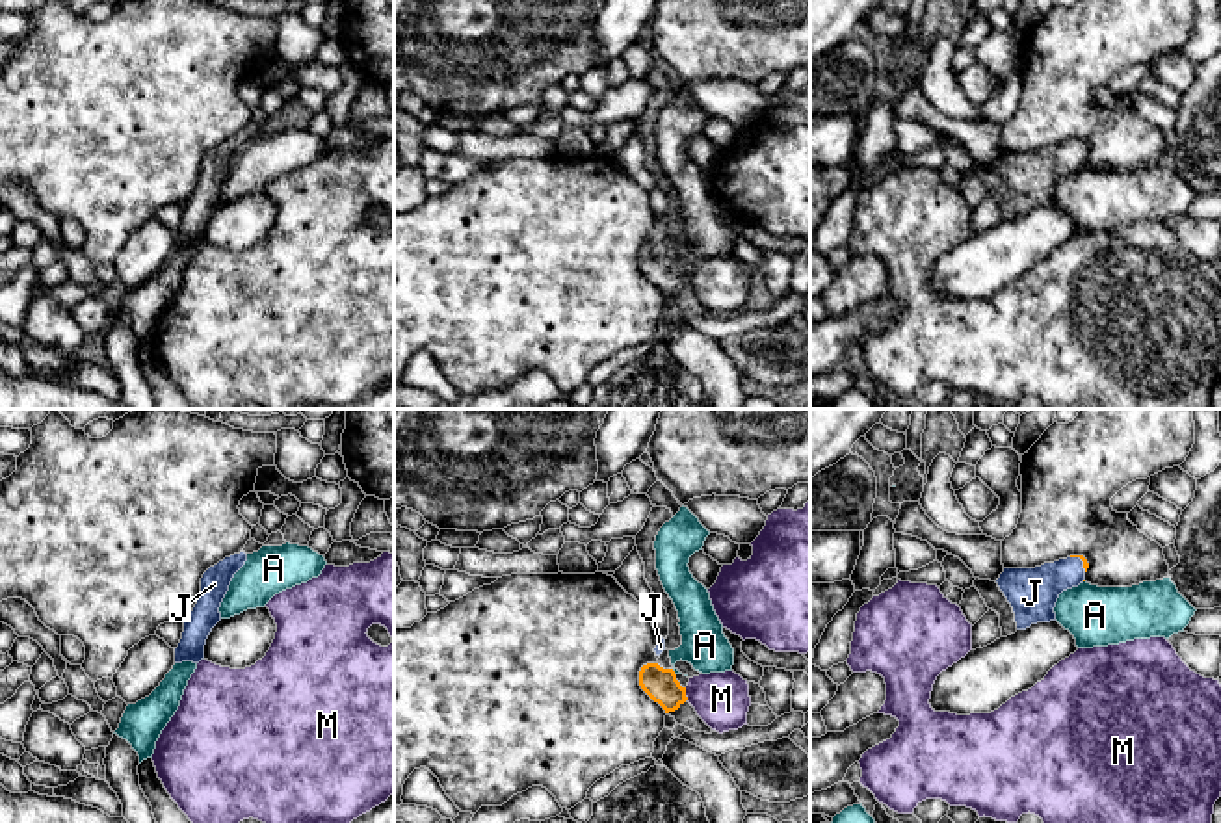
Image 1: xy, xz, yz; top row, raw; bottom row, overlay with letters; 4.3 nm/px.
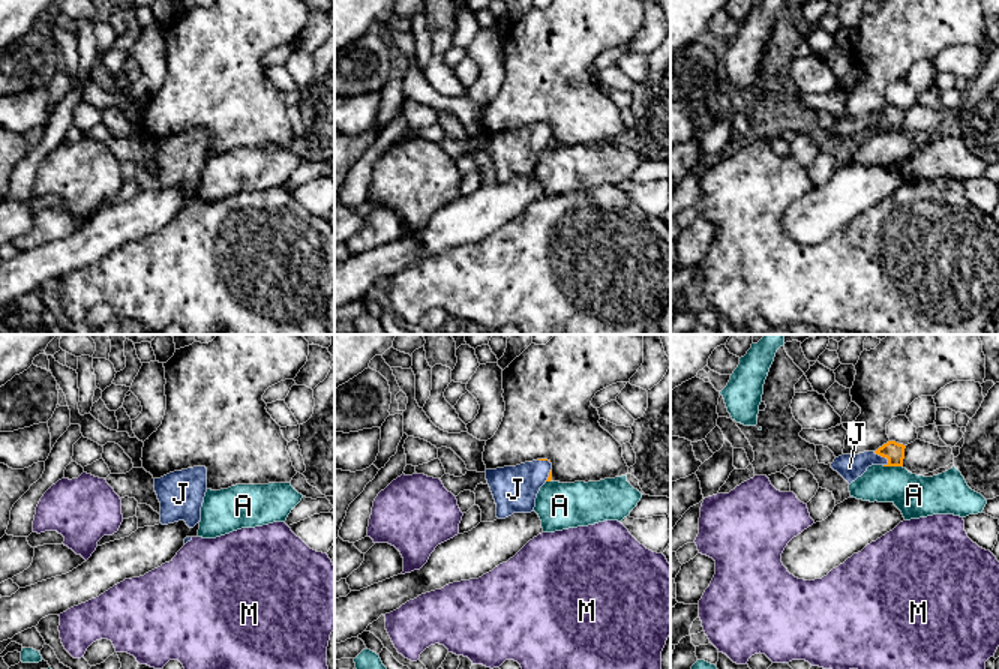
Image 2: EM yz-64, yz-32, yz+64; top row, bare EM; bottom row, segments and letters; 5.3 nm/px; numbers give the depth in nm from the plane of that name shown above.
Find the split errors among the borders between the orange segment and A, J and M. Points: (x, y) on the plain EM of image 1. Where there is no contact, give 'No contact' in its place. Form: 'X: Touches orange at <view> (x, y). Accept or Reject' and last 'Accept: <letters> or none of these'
A: Touches orange at xz (673, 257). Reject
J: Touches orange at yz (1082, 143). Accept
M: Touches orange at xz (684, 277). Reject
Accept: J

